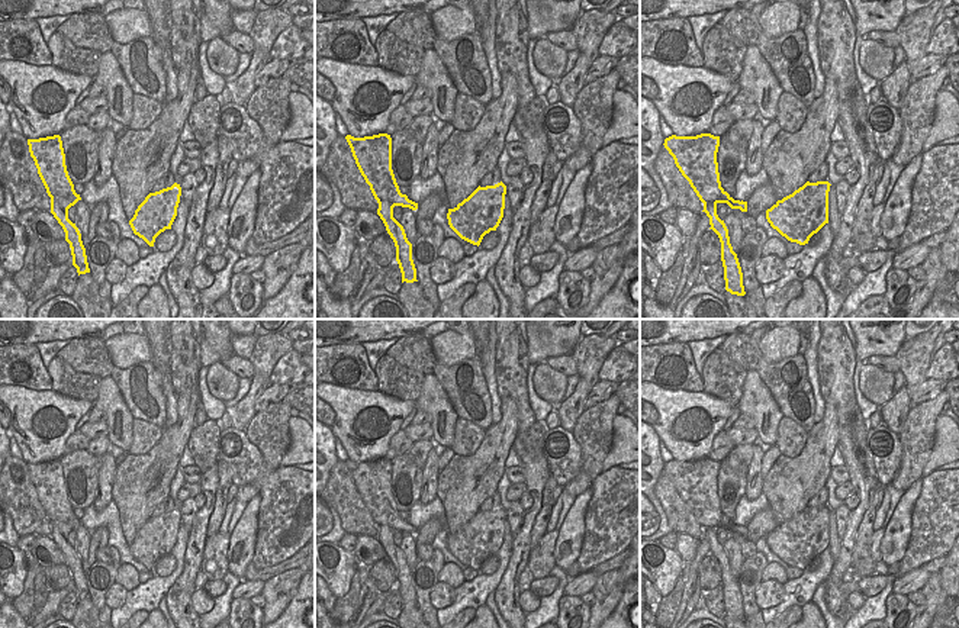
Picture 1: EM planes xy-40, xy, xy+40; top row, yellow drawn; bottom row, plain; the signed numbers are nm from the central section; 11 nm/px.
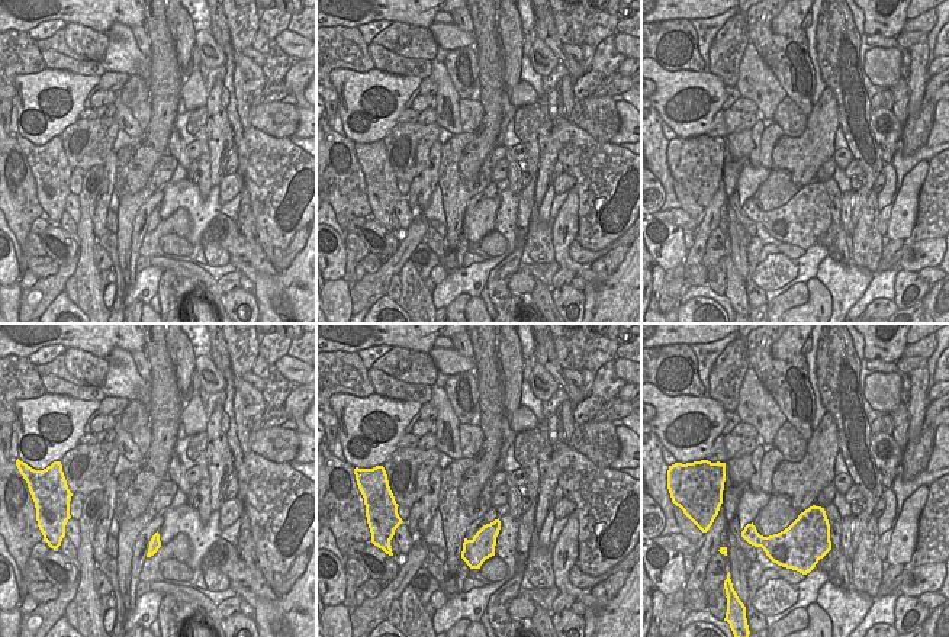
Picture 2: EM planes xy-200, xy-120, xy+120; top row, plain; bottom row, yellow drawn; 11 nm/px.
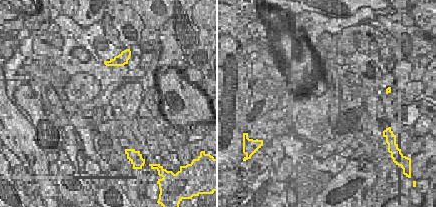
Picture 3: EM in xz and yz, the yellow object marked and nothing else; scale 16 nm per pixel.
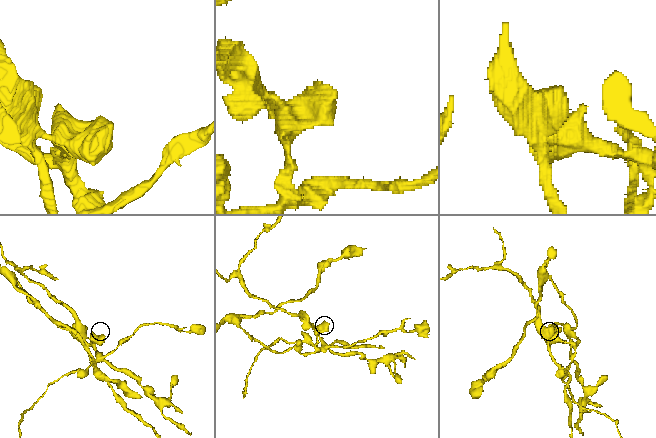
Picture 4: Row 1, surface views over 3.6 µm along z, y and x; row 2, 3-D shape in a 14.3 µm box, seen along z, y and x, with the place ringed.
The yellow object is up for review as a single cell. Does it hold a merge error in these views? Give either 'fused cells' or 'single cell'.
fused cells

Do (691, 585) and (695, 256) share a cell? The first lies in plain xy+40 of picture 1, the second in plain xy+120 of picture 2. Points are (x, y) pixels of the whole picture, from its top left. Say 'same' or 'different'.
same

